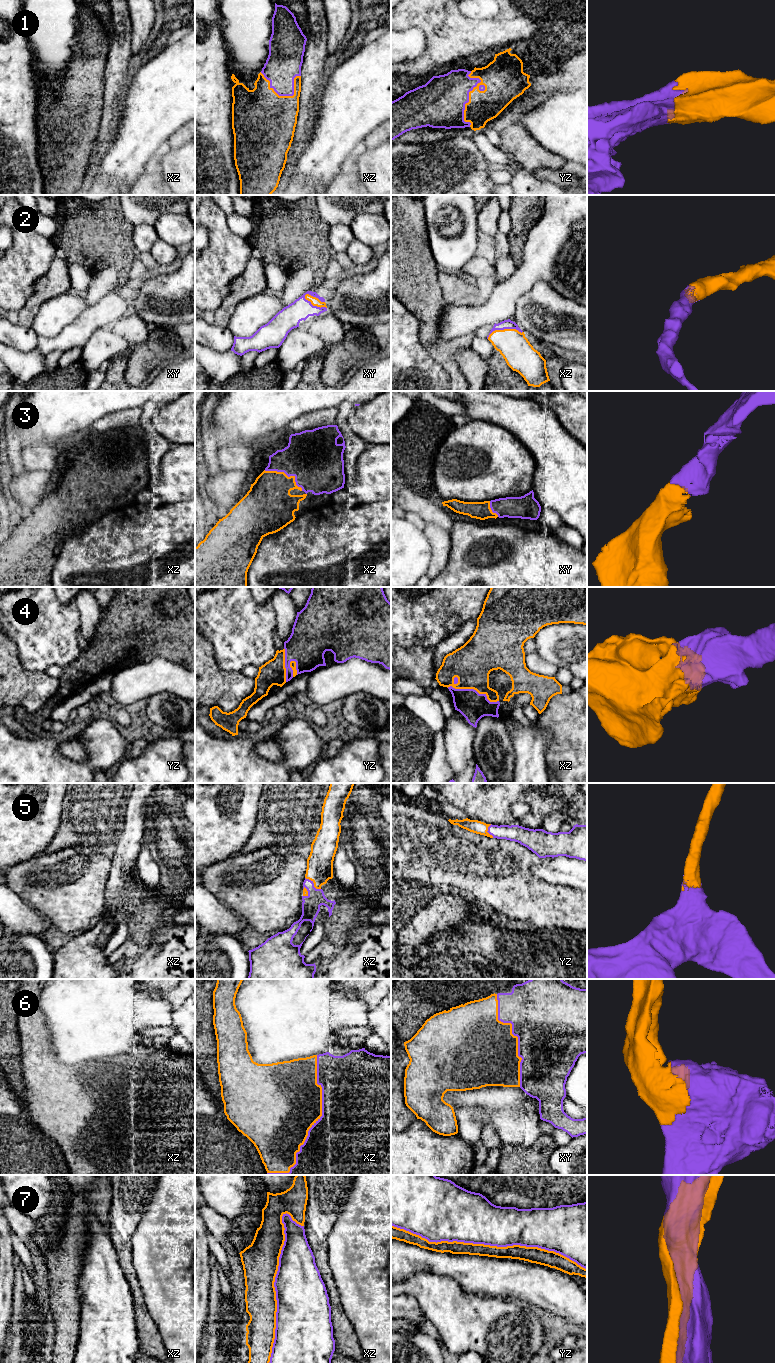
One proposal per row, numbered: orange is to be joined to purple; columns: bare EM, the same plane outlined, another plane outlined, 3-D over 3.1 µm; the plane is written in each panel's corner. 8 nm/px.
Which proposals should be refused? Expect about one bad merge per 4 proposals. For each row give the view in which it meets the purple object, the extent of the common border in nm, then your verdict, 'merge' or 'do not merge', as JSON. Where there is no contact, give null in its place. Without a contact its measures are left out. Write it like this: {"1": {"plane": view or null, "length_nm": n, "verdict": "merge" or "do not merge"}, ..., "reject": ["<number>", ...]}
{"1": {"plane": "yz", "length_nm": 440, "verdict": "merge"}, "2": {"plane": "xy", "length_nm": 220, "verdict": "merge"}, "3": {"plane": "xz", "length_nm": 360, "verdict": "merge"}, "4": {"plane": "xz", "length_nm": 440, "verdict": "merge"}, "5": {"plane": "xz", "length_nm": 160, "verdict": "merge"}, "6": {"plane": "xz", "length_nm": 1050, "verdict": "merge"}, "7": {"plane": "yz", "length_nm": 1600, "verdict": "do not merge"}, "reject": ["7"]}

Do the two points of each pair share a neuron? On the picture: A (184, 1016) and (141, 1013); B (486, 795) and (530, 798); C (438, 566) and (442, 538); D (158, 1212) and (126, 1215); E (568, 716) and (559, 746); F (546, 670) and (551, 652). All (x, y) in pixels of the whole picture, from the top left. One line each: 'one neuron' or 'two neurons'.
A: two neurons
B: one neuron
C: one neuron
D: two neurons
E: one neuron
F: two neurons

